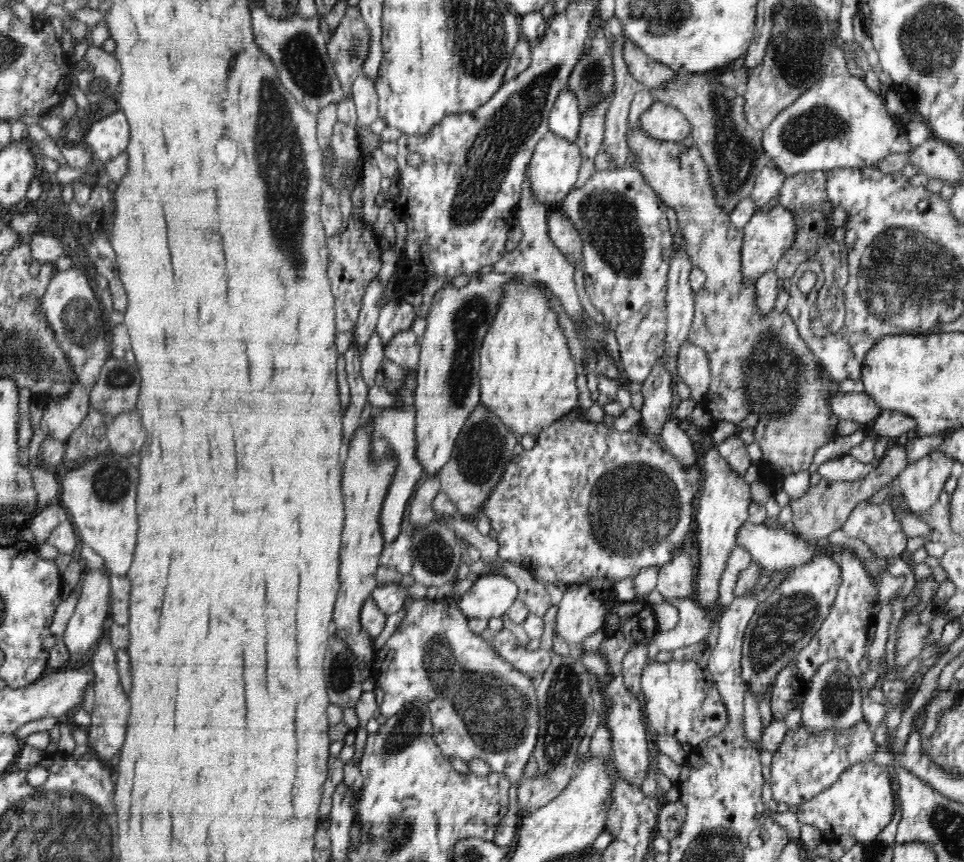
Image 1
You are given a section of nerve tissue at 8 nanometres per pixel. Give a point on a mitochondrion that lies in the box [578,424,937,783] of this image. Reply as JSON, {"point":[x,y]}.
{"point":[635,507]}

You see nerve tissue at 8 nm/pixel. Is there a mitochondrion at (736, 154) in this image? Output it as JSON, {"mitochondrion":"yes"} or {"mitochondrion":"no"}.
{"mitochondrion":"yes"}

